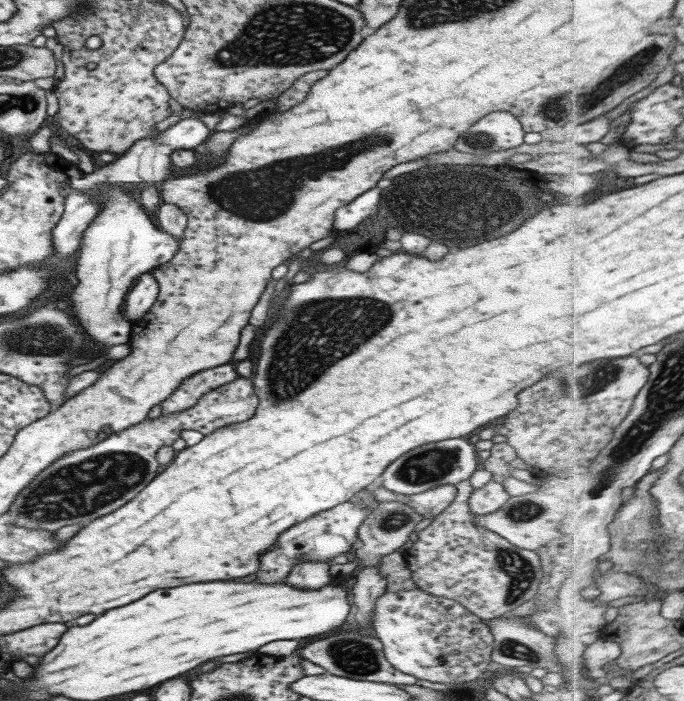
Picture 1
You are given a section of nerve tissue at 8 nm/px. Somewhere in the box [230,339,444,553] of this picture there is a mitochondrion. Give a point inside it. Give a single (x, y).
(396, 519)

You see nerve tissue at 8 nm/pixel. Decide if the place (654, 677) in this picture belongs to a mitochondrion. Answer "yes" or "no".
no

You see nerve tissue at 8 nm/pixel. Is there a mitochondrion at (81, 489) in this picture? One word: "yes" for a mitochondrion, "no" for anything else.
yes

